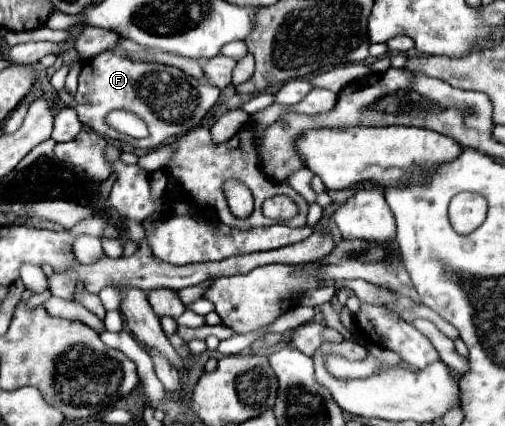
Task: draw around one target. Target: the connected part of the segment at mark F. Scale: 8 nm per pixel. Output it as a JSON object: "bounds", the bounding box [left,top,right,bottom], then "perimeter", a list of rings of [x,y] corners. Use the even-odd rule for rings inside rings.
{"bounds":[53,51,219,149],"perimeter":[[[105,51],[81,67],[79,87],[69,103],[65,103],[59,95],[53,95],[53,109],[77,111],[77,117],[83,125],[91,127],[93,131],[97,131],[107,139],[117,139],[119,135],[115,129],[107,125],[105,121],[107,115],[115,109],[129,111],[145,121],[149,135],[145,139],[135,139],[125,135],[125,139],[117,139],[117,141],[125,141],[137,149],[157,149],[159,145],[175,139],[175,135],[181,137],[189,129],[197,127],[217,99],[219,99],[217,87],[209,83],[201,83],[195,77],[185,75],[177,67],[131,61],[115,51]]]}

